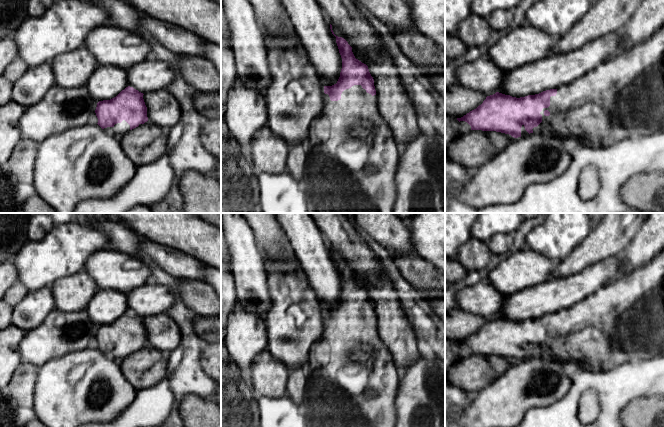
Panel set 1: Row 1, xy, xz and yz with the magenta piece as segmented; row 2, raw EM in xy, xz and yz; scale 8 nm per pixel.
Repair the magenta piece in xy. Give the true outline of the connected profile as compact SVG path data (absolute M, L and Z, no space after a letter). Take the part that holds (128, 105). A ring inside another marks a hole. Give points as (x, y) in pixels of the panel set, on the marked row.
M126 87L116 97L97 103L98 125L116 138L148 121L143 93Z

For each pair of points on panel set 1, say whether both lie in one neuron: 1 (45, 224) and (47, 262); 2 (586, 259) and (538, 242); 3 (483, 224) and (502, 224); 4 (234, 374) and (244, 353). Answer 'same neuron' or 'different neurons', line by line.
1: different neurons
2: different neurons
3: same neuron
4: different neurons

